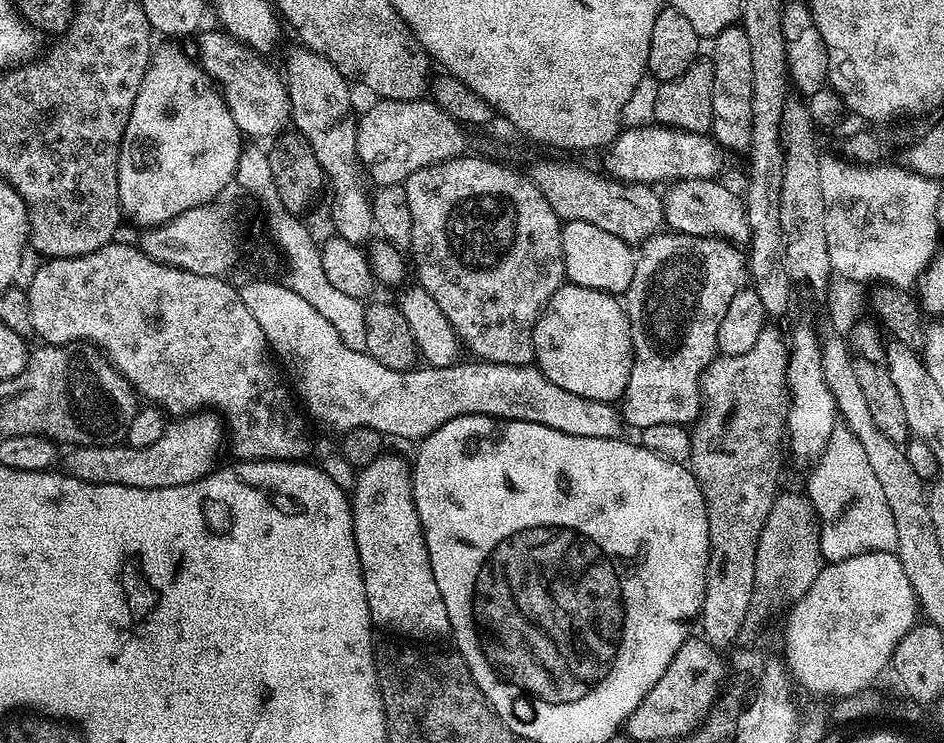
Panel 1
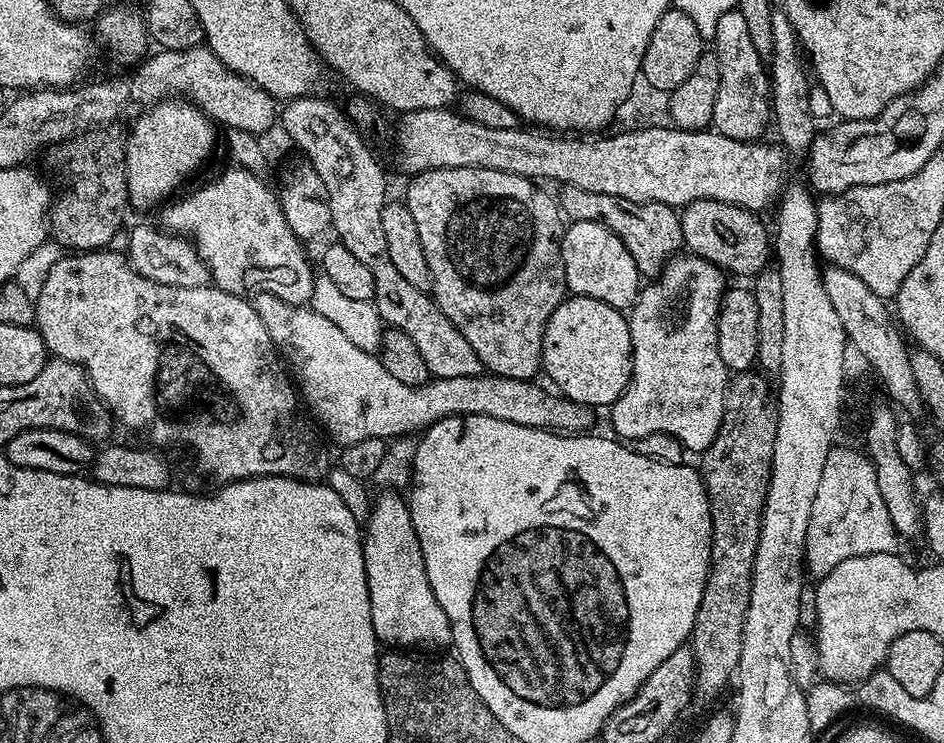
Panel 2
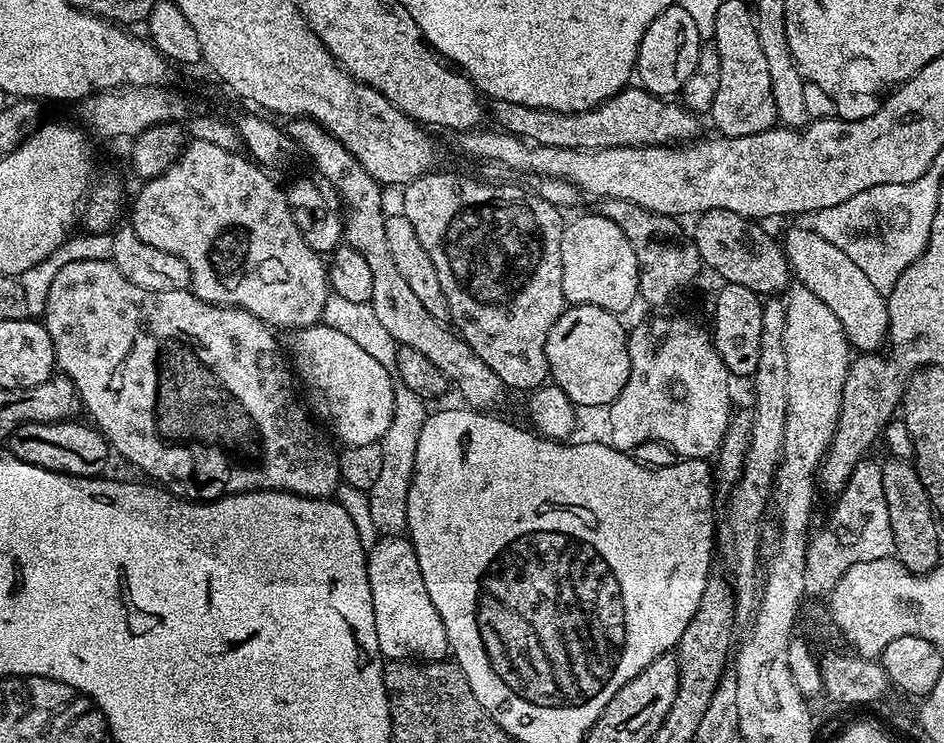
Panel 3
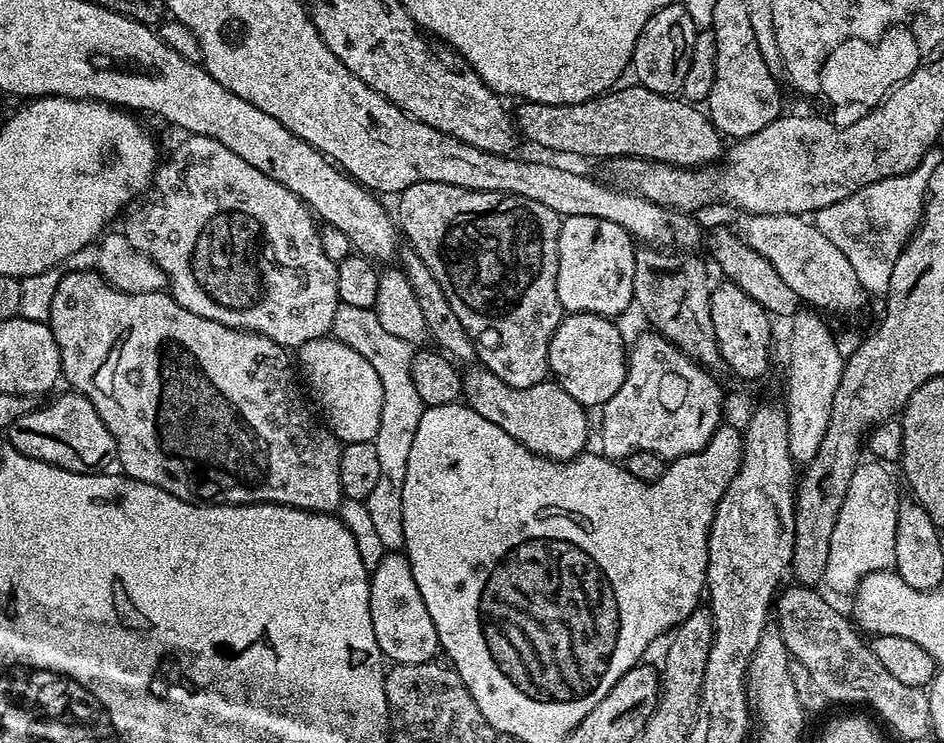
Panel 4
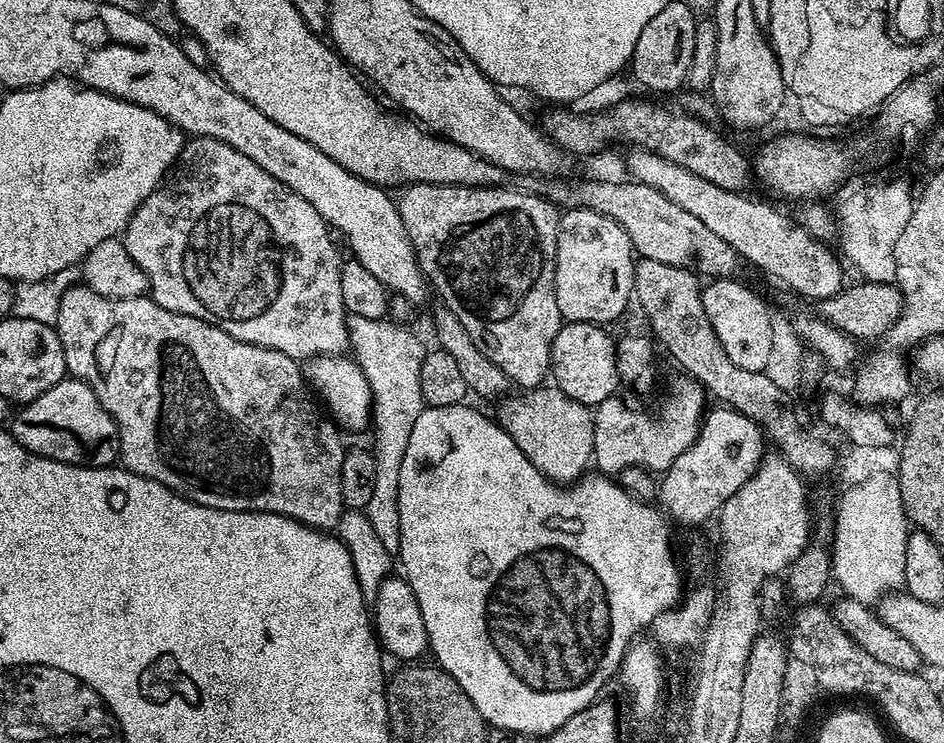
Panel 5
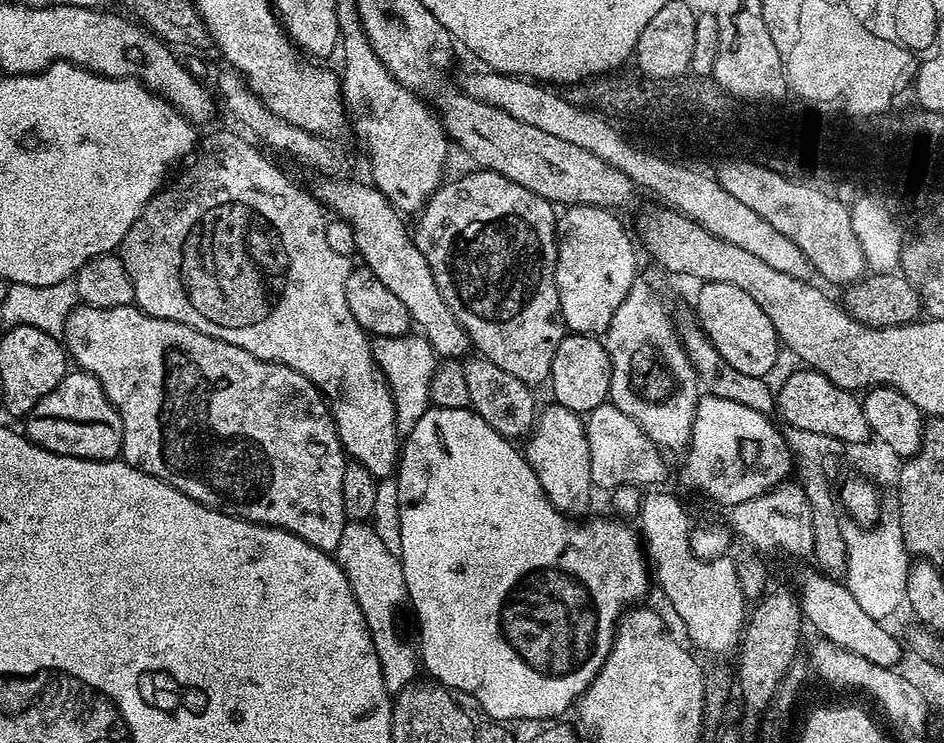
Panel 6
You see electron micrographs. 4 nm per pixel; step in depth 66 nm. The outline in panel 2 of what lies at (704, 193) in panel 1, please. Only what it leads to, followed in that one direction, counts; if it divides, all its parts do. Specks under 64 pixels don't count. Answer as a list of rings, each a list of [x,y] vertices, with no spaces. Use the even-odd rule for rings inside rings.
[[[696,199],[685,204],[680,212],[680,225],[687,251],[717,264],[725,273],[755,277],[770,264],[770,232],[756,216],[759,215],[755,211],[724,201]]]

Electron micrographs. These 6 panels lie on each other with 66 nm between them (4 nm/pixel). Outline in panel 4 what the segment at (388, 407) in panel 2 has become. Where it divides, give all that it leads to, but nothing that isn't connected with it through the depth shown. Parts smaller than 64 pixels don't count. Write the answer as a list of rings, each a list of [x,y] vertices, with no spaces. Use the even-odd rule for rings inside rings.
[[[335,338],[310,340],[298,348],[298,368],[302,373],[323,423],[341,445],[375,441],[378,424],[386,411],[384,387],[370,362],[350,346]]]

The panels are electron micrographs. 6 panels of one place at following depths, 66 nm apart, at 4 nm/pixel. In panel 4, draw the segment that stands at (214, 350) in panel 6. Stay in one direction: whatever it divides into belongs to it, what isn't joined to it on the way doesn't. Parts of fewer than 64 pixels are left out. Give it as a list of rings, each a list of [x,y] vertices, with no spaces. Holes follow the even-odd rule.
[[[65,272],[58,290],[54,290],[54,302],[50,302],[50,318],[47,325],[58,342],[60,371],[67,387],[79,392],[98,410],[98,418],[106,422],[106,430],[116,439],[116,460],[121,464],[123,475],[132,480],[141,480],[150,486],[158,486],[179,500],[191,500],[205,504],[285,504],[305,508],[307,512],[335,513],[341,500],[345,499],[342,482],[338,478],[341,443],[318,423],[298,379],[294,360],[287,356],[286,348],[260,332],[243,328],[228,328],[222,322],[202,318],[190,310],[178,306],[178,302],[167,291],[130,294],[118,290],[108,283],[99,272]]]

